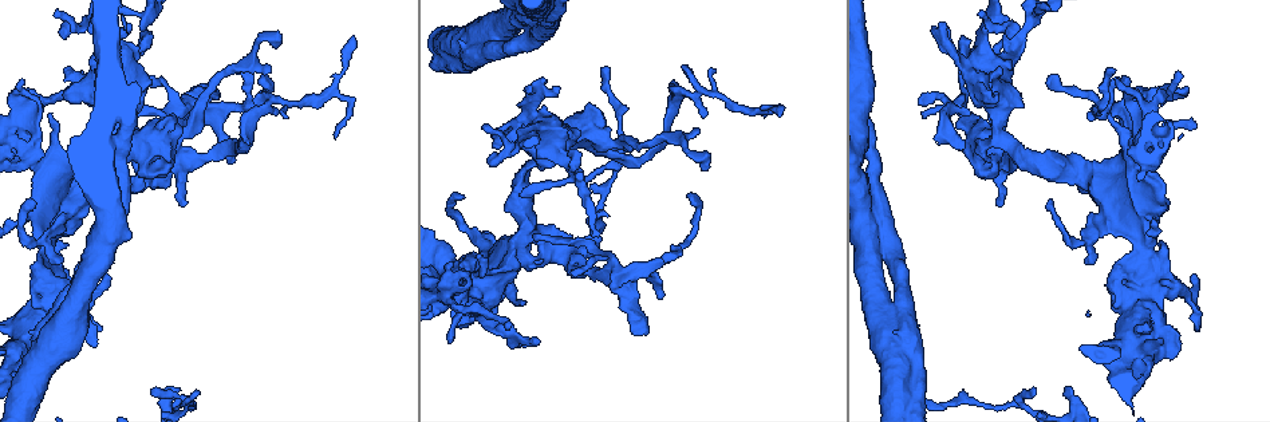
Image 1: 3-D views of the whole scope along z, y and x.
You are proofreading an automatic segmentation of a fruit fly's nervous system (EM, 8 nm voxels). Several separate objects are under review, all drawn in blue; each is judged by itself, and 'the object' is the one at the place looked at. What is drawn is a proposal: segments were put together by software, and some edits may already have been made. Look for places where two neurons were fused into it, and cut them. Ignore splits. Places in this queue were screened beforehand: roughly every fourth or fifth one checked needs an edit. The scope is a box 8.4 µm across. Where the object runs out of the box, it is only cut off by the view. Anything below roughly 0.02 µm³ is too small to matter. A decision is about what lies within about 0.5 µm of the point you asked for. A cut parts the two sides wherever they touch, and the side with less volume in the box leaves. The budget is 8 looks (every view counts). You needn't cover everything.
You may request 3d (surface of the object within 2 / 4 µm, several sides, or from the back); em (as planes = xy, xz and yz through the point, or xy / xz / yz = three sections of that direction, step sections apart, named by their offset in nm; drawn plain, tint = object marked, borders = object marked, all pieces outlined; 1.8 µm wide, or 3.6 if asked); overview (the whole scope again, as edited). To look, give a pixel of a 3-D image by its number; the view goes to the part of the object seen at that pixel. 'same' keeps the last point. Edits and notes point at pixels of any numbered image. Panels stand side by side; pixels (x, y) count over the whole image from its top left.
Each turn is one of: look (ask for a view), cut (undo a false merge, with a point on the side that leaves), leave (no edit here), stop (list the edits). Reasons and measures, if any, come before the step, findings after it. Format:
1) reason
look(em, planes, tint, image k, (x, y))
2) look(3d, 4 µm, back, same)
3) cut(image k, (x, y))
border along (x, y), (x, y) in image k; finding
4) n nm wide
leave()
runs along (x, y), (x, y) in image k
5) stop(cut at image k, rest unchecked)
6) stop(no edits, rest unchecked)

thick turns thin
look(em, planes, tint, image 1, (1001, 137))

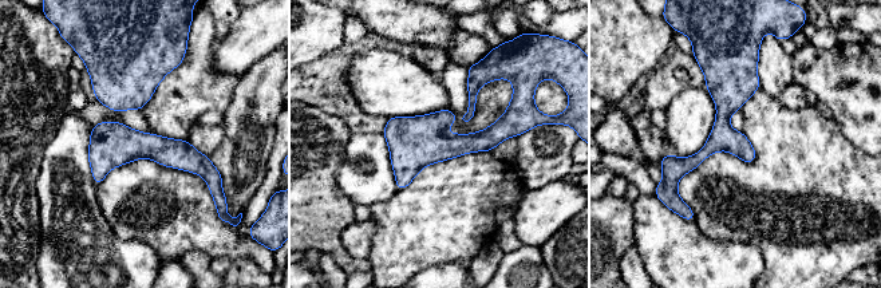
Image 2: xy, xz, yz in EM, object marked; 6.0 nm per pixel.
leave()
continuous, no second neuron

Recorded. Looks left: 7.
arms run side by side
look(em, 3.6 µm, xz, step 16, tint, image 1, (1135, 287))

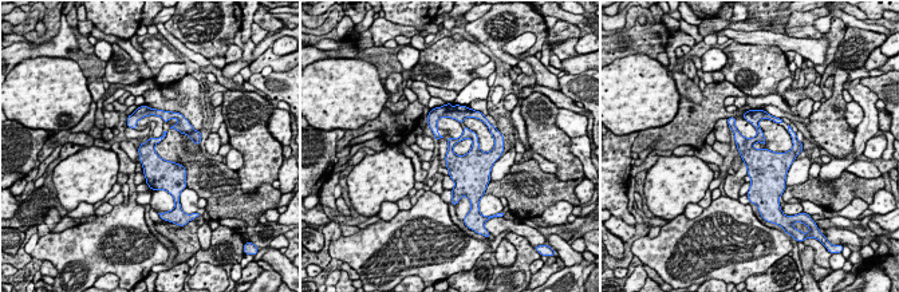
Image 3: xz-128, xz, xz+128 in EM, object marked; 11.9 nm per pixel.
cut it another way
look(em, 3.6 µm, planes, borders, same)

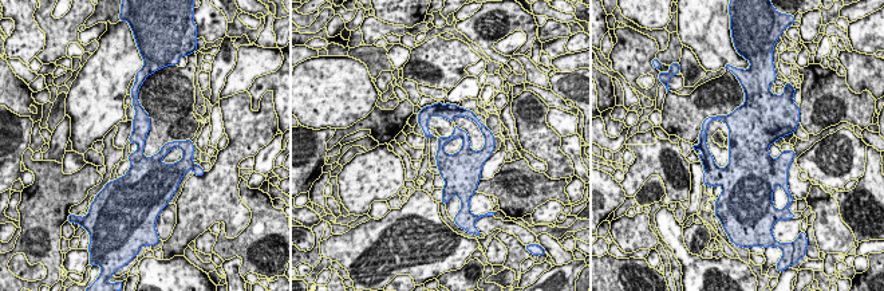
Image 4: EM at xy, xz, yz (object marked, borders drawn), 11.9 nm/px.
leave()
one neuron here

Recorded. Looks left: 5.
calibre changes
look(em, xy, step 4, tint, image 1, (470, 289))

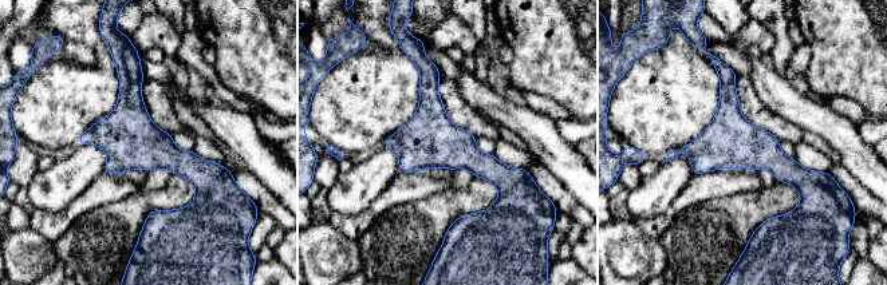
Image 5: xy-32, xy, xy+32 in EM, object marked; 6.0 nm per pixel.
leave()
one neuron here

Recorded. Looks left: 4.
stop(no edits, rest unchecked)

